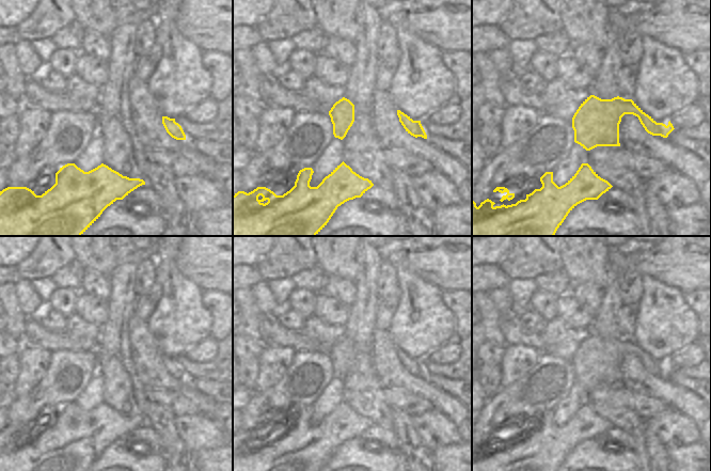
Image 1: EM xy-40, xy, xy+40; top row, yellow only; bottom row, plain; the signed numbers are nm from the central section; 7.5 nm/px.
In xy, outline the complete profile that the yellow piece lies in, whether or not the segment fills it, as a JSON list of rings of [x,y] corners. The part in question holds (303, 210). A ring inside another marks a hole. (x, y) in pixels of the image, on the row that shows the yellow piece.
[[[344,161],[337,166],[317,187],[311,187],[314,171],[304,168],[299,171],[295,186],[284,193],[276,195],[266,187],[257,187],[247,193],[238,191],[233,195],[233,236],[316,236],[329,222],[338,206],[349,200],[361,198],[374,184],[352,171]]]

